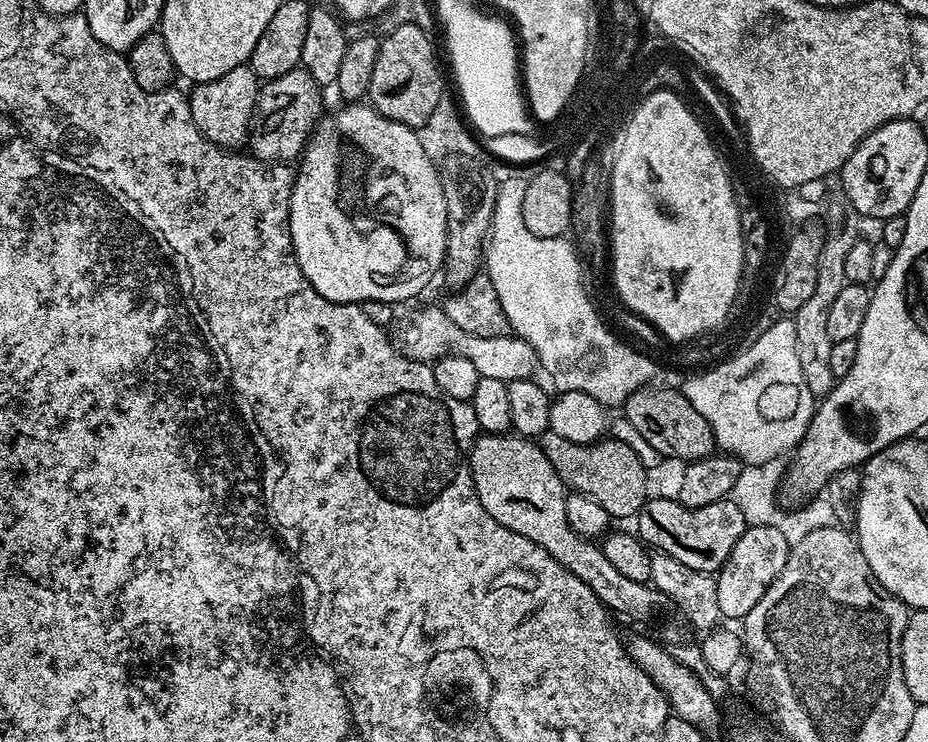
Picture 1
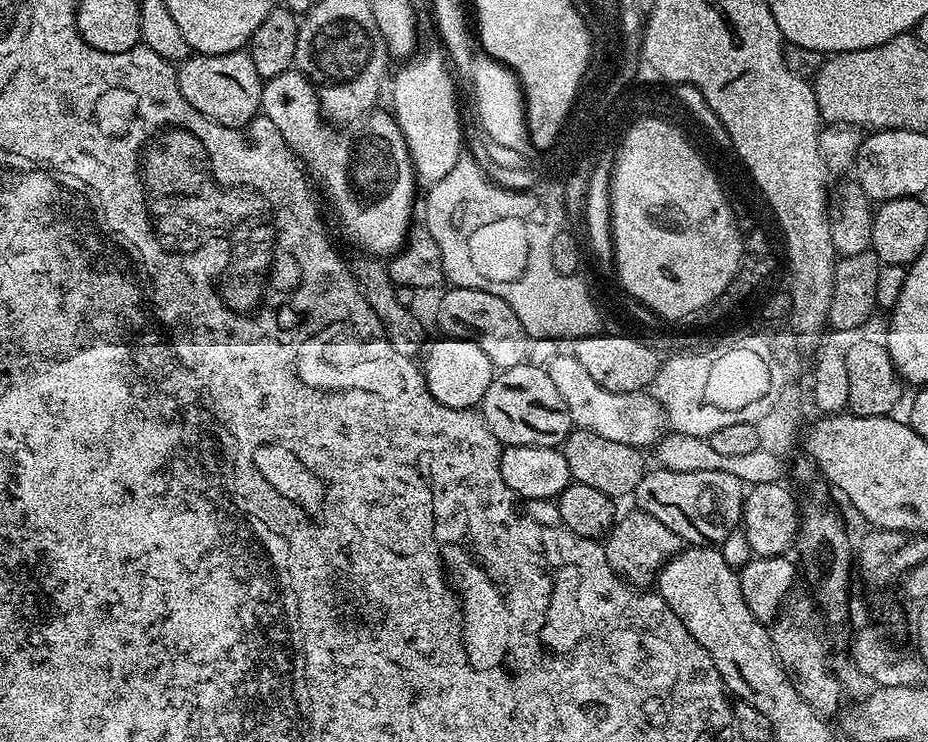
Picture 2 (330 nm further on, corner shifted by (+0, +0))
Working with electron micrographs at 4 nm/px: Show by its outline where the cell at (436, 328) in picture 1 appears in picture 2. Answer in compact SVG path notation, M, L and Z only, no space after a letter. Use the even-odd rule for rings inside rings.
M570 354L556 356L546 370L558 390L562 394L562 402L566 402L566 410L570 410L572 423L576 428L584 428L594 434L602 434L602 438L610 438L610 442L626 442L626 446L634 446L648 450L657 443L666 432L664 411L655 395L647 391L615 392L606 390L586 374L585 368L578 363L578 358Z

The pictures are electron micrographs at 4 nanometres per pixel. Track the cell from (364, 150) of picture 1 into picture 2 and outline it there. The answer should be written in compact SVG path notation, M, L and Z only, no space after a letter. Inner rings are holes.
M295 70L264 80L260 99L260 112L268 116L270 122L274 122L274 126L278 126L278 134L282 134L282 138L288 143L297 160L306 169L307 175L313 181L316 179L320 183L320 188L324 191L324 196L328 199L328 204L332 207L332 212L336 215L345 238L354 247L360 248L356 250L361 253L377 258L391 258L404 247L404 241L408 238L408 229L414 224L412 207L416 204L416 172L412 169L414 157L408 150L408 144L404 140L396 117L391 111L380 111L373 111L359 125L360 136L347 136L346 133L336 129L339 127L325 123L315 88L301 72Z

